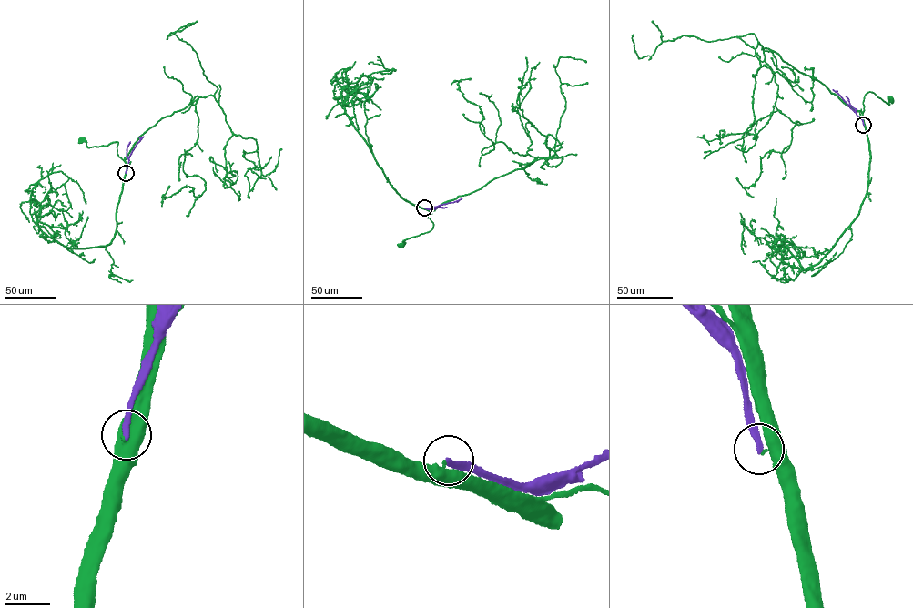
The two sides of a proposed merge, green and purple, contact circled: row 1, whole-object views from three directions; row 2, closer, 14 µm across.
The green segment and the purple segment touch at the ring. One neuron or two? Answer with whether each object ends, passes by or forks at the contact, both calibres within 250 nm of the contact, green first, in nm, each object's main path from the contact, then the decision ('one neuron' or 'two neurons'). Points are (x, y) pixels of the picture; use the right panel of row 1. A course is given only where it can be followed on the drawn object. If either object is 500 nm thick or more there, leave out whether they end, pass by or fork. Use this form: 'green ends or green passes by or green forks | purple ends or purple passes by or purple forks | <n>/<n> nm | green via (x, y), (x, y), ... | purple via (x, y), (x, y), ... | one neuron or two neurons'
green ends | purple ends | 440/260 nm | green via (863, 125), (866, 94), (872, 92), (888, 105), (890, 98) | purple via (863, 125), (862, 119), (833, 89) | two neurons

